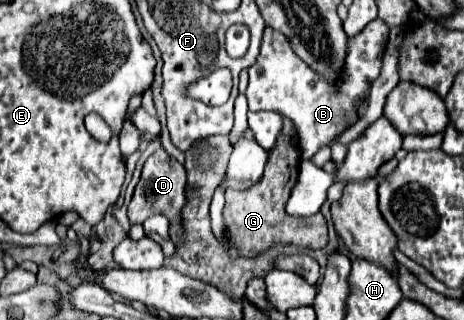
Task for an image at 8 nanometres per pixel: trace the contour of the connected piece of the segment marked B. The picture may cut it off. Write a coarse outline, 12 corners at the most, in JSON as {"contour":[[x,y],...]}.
{"contour":[[386,24],[348,40],[344,80],[316,76],[266,28],[248,109],[288,116],[302,158],[358,120]]}

